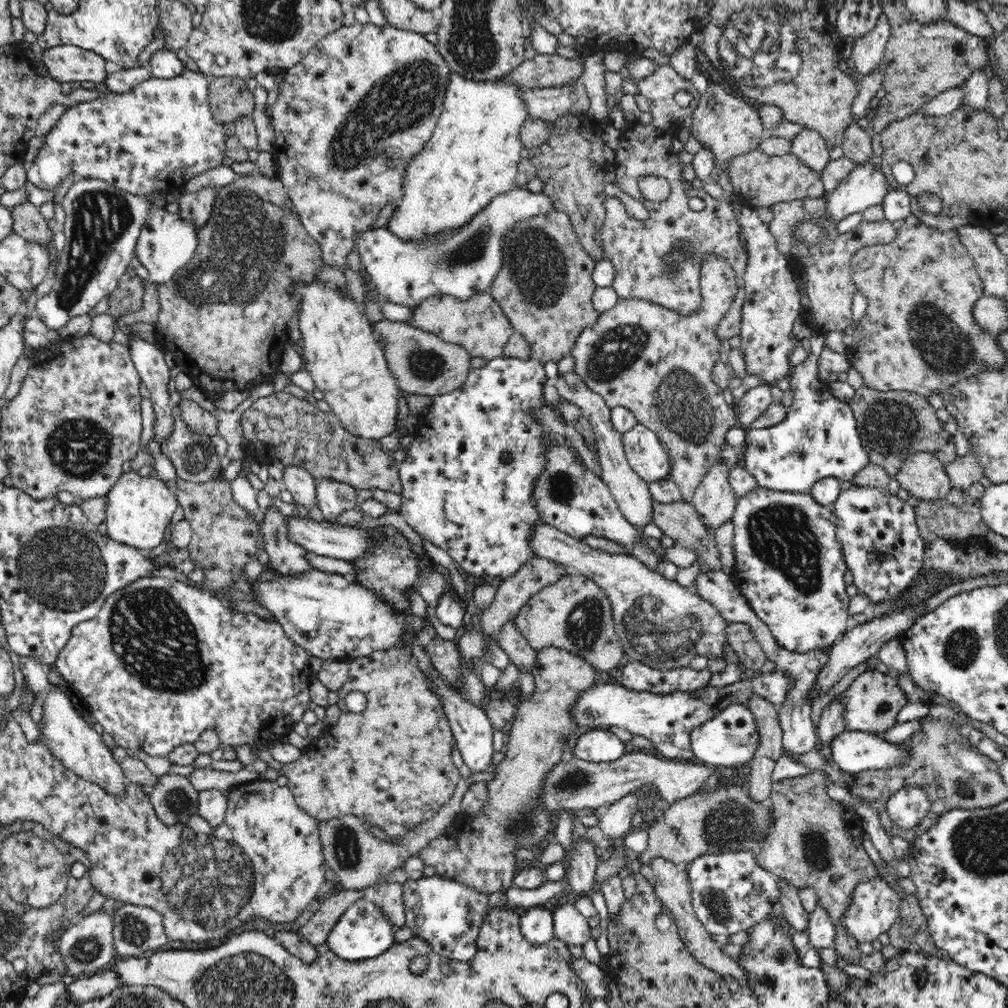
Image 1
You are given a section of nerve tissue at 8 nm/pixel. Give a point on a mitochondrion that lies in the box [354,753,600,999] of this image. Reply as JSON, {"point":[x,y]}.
{"point":[577,780]}

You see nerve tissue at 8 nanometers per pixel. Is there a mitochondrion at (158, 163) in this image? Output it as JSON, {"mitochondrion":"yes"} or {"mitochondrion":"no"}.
{"mitochondrion":"no"}

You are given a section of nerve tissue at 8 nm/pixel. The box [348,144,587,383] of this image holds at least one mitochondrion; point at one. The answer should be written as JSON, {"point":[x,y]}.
{"point":[538,266]}

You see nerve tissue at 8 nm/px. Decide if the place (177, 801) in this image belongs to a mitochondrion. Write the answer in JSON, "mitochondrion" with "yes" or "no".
{"mitochondrion":"yes"}

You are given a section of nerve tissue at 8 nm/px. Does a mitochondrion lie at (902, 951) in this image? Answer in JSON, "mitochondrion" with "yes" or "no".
{"mitochondrion":"no"}

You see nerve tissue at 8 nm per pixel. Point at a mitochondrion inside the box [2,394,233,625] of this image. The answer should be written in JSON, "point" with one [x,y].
{"point":[58,567]}

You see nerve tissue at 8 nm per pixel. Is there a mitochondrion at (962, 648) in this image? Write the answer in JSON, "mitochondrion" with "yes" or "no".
{"mitochondrion":"yes"}

